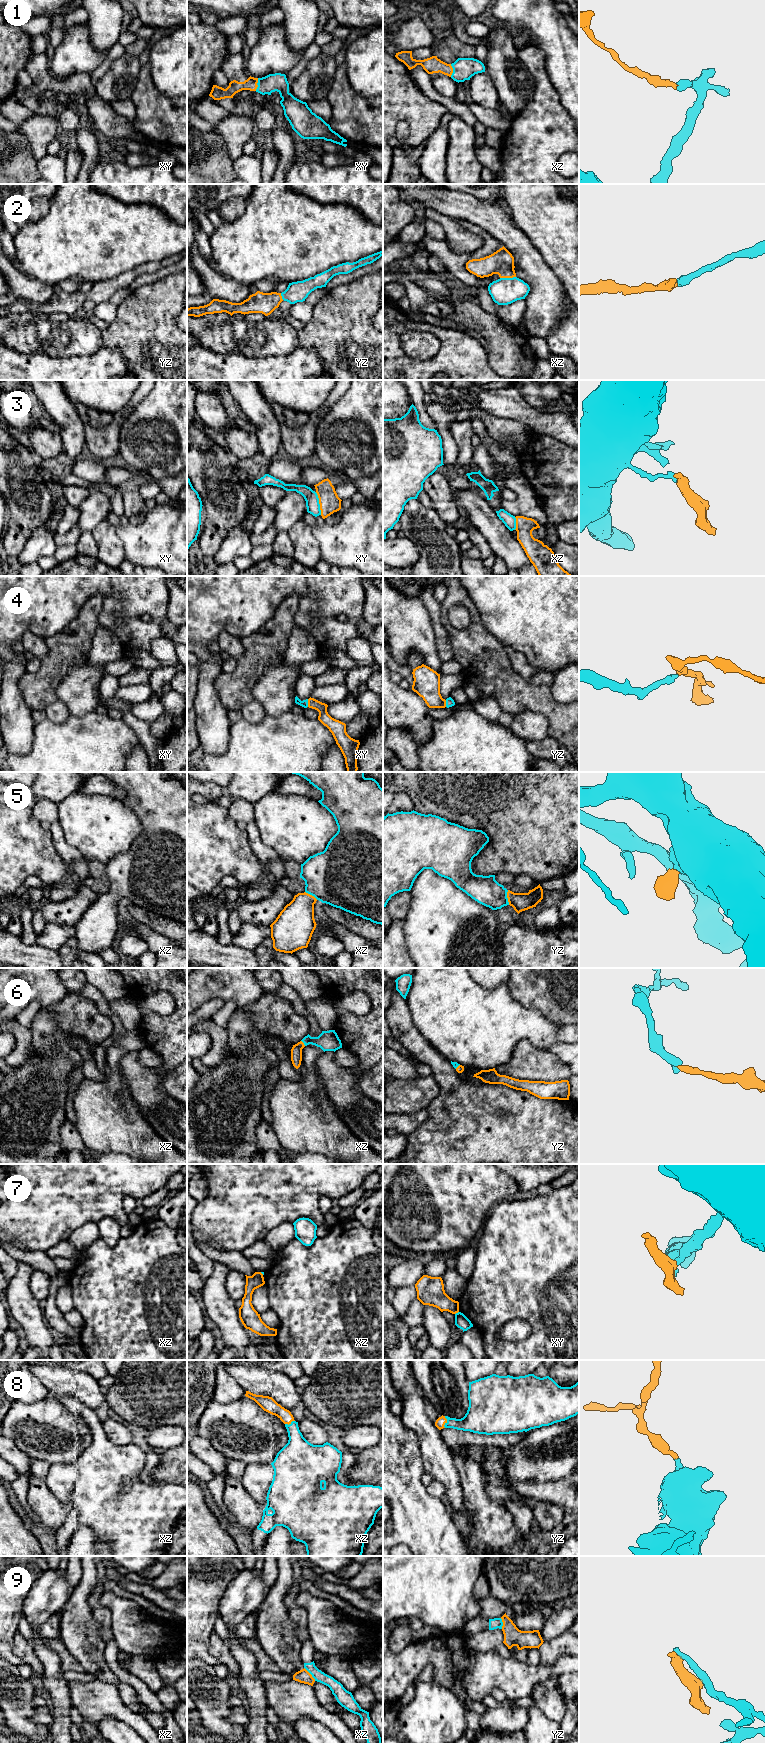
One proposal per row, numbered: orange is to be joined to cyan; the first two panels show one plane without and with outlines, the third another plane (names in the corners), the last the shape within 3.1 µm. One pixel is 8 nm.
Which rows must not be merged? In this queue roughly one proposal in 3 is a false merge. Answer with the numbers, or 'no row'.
3, 7, 9

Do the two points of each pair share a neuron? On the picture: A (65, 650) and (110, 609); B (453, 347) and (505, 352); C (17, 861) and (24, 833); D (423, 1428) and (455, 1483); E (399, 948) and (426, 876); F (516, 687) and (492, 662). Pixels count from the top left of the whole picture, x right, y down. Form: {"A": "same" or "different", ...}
{"A": "different", "B": "different", "C": "same", "D": "same", "E": "different", "F": "same"}

